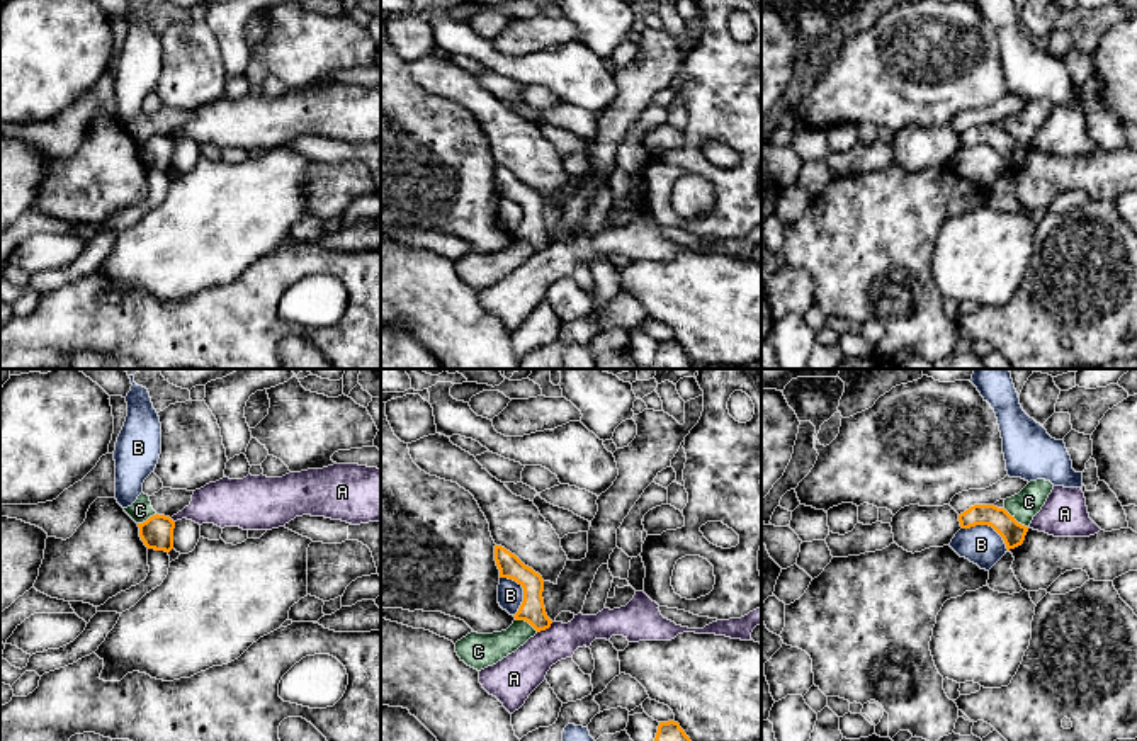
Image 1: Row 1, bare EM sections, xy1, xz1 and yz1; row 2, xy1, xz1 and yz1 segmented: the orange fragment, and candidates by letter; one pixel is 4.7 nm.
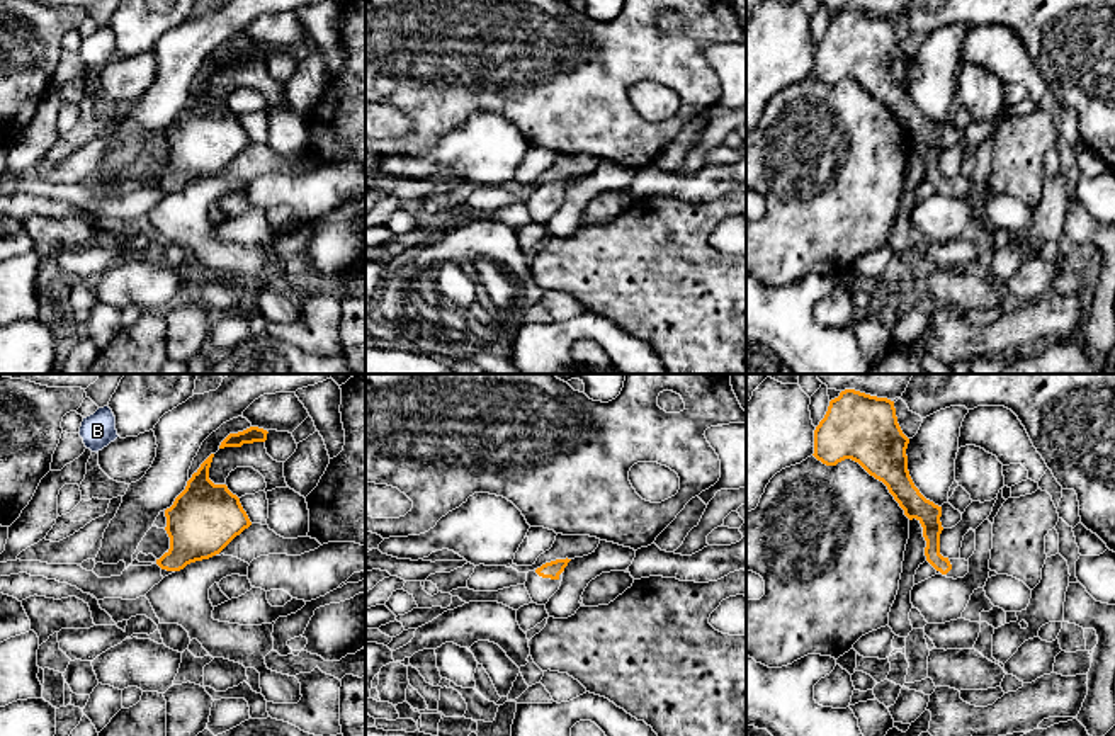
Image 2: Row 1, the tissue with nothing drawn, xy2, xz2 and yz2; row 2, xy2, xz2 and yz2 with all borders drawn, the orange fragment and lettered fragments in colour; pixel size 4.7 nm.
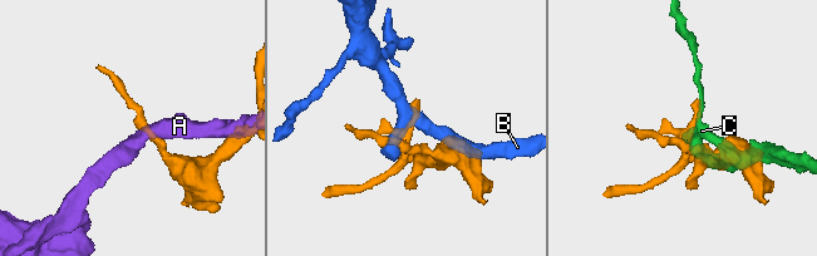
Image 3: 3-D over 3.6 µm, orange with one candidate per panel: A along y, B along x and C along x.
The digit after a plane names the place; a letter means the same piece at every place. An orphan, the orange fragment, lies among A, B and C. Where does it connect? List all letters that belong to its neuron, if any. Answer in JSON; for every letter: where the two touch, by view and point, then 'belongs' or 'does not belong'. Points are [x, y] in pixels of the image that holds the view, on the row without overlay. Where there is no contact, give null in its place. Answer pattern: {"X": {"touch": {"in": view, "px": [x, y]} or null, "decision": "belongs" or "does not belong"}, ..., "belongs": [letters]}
{"A": {"touch": {"in": "xz1", "px": [544, 248]}, "decision": "does not belong"}, "B": {"touch": {"in": "yz1", "px": [988, 143]}, "decision": "does not belong"}, "C": {"touch": {"in": "yz1", "px": [1013, 138]}, "decision": "does not belong"}, "belongs": []}

